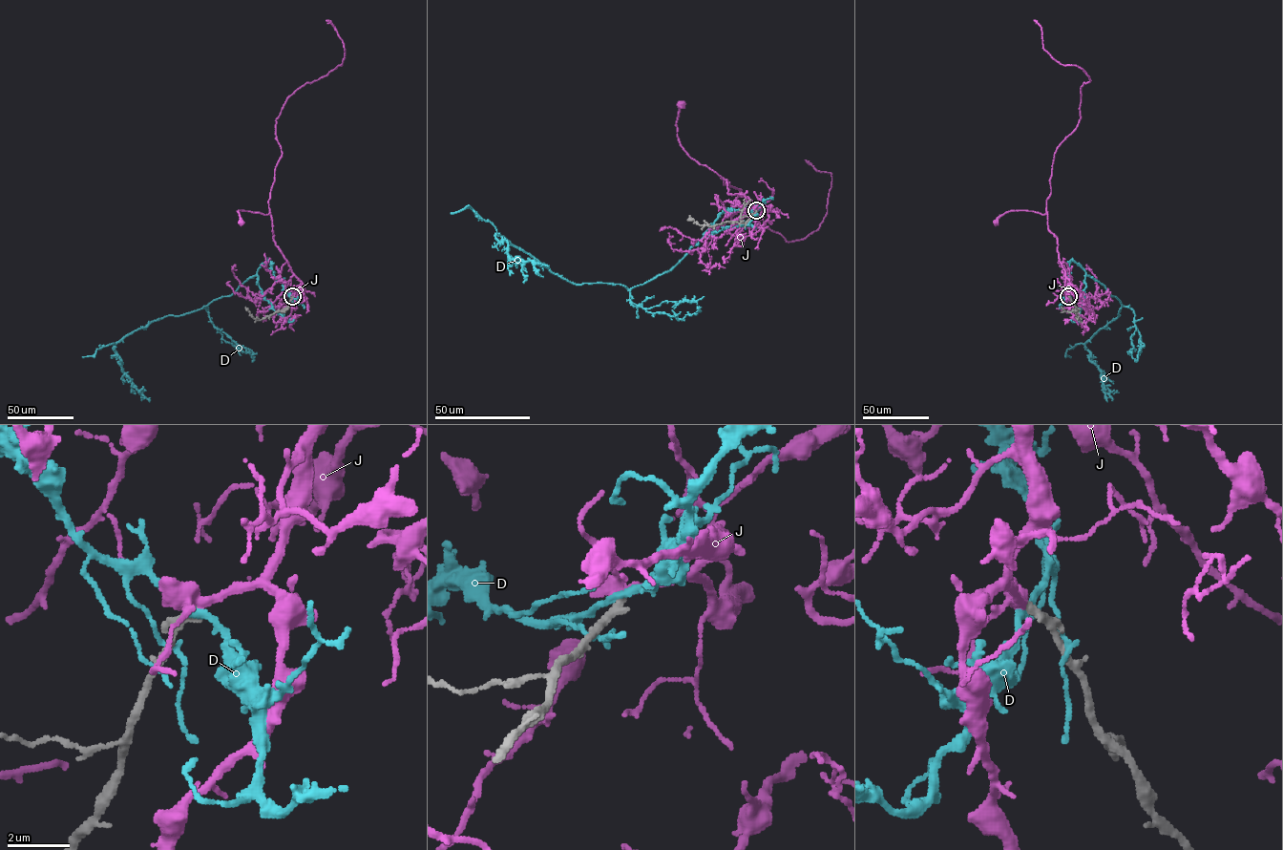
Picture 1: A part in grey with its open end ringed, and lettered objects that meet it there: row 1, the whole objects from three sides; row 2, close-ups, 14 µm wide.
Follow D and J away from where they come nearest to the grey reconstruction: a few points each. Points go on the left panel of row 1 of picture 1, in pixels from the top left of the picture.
D: (292, 296), (267, 261), (229, 296), (153, 321), (125, 336), (114, 350), (131, 384), (140, 393), (146, 390)
J: (292, 296), (300, 281), (274, 241), (270, 214), (238, 210), (241, 223)

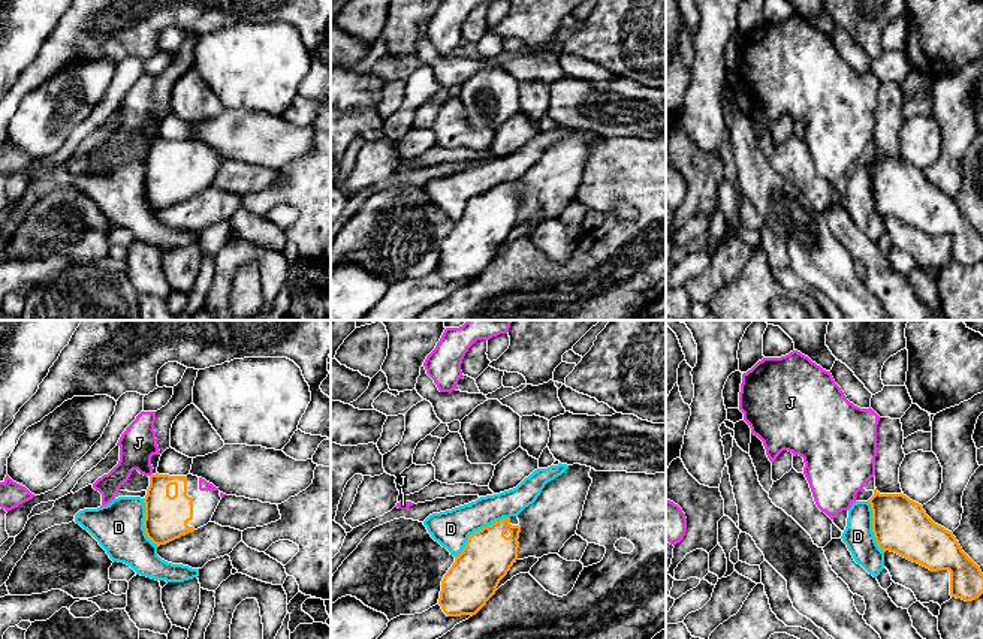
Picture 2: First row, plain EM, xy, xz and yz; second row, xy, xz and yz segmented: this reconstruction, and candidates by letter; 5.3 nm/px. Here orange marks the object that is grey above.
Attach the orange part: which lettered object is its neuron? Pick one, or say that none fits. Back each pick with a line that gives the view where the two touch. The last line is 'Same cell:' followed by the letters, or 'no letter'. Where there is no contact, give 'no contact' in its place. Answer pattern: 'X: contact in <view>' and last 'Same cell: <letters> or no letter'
J: no contact
Same cell: J

